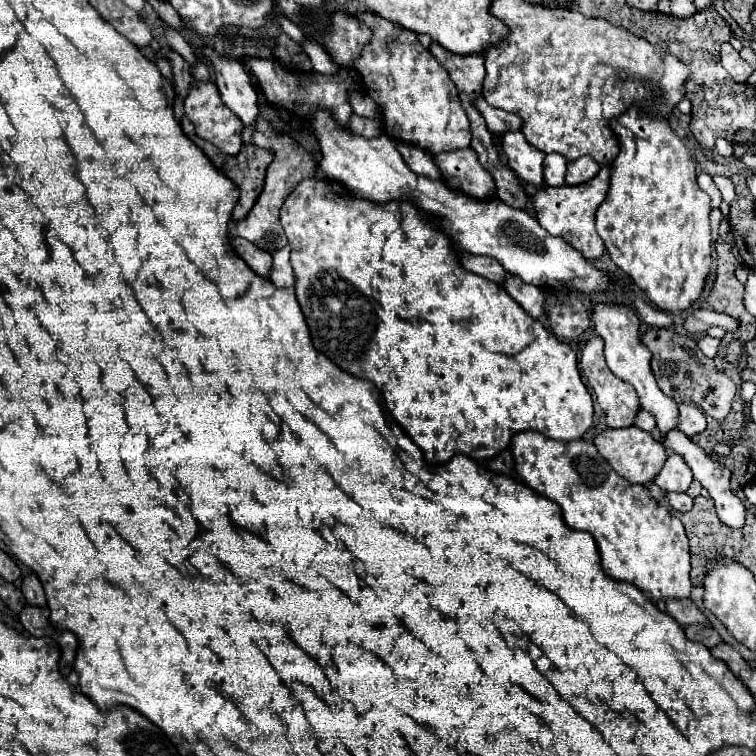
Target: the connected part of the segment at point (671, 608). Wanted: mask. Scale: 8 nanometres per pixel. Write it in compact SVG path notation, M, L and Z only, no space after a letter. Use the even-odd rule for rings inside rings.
M669 598L665 600L665 608L667 614L673 616L681 626L689 626L689 624L705 624L709 626L709 620L703 616L703 612L699 612L699 608L689 600L689 598Z

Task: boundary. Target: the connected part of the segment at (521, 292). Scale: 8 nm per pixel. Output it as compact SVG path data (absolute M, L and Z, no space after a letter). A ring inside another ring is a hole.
M509 276L505 282L503 282L503 288L505 292L517 300L521 304L521 308L533 316L533 318L541 318L543 316L543 310L545 310L545 292L533 284L527 284L523 282L521 278L517 276Z

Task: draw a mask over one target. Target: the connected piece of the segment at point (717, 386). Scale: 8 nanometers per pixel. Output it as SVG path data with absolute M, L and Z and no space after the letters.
M649 328L643 334L643 344L651 350L653 360L651 368L657 378L659 388L665 396L677 400L677 402L693 402L699 406L707 416L723 420L731 410L731 400L737 392L737 386L729 376L717 370L715 362L707 358L695 344L695 338L691 334L677 334L669 328Z

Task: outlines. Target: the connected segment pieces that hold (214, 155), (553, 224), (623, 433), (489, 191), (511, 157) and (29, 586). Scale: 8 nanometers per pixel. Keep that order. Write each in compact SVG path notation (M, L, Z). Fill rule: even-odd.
M183 116L181 118L181 126L183 126L183 132L209 156L209 160L215 164L215 168L217 170L221 170L227 178L231 178L237 186L239 186L239 190L241 190L241 196L239 196L239 202L235 204L235 208L233 208L233 220L241 220L249 210L251 210L251 206L255 204L255 200L257 200L257 196L259 196L259 192L263 190L263 182L265 182L265 170L267 170L267 166L271 164L271 160L273 160L273 152L271 150L267 150L267 148L259 148L259 146L251 146L251 144L243 144L243 148L239 150L239 154L235 154L235 156L229 156L229 154L223 154L219 148L215 148L213 144L209 144L207 140L203 140L203 138L199 138L197 134L195 134L195 130L193 130L193 124L189 122L189 118L187 116Z
M603 166L599 170L599 174L591 182L585 182L583 186L567 186L567 184L559 186L559 188L545 188L543 186L533 194L533 206L535 206L537 220L551 236L563 238L567 244L571 244L575 250L579 250L587 260L597 260L605 252L605 246L603 246L601 236L595 230L595 212L597 212L599 204L605 200L607 190L609 190L609 166Z
M635 426L619 428L619 430L607 428L605 432L595 436L593 444L597 446L599 454L611 464L611 468L631 484L649 484L655 478L655 474L659 474L663 462L667 460L665 446L651 432L645 432Z
M473 148L435 154L435 164L441 170L443 182L451 186L451 190L469 194L475 200L495 198L495 180L479 164L477 152Z
M505 132L501 136L501 150L507 158L507 166L525 182L541 186L543 184L543 158L525 138L523 132Z
M29 574L23 578L23 584L21 584L21 592L23 596L27 598L27 602L31 606L47 606L47 600L45 600L45 590L39 582L39 578L35 574Z

